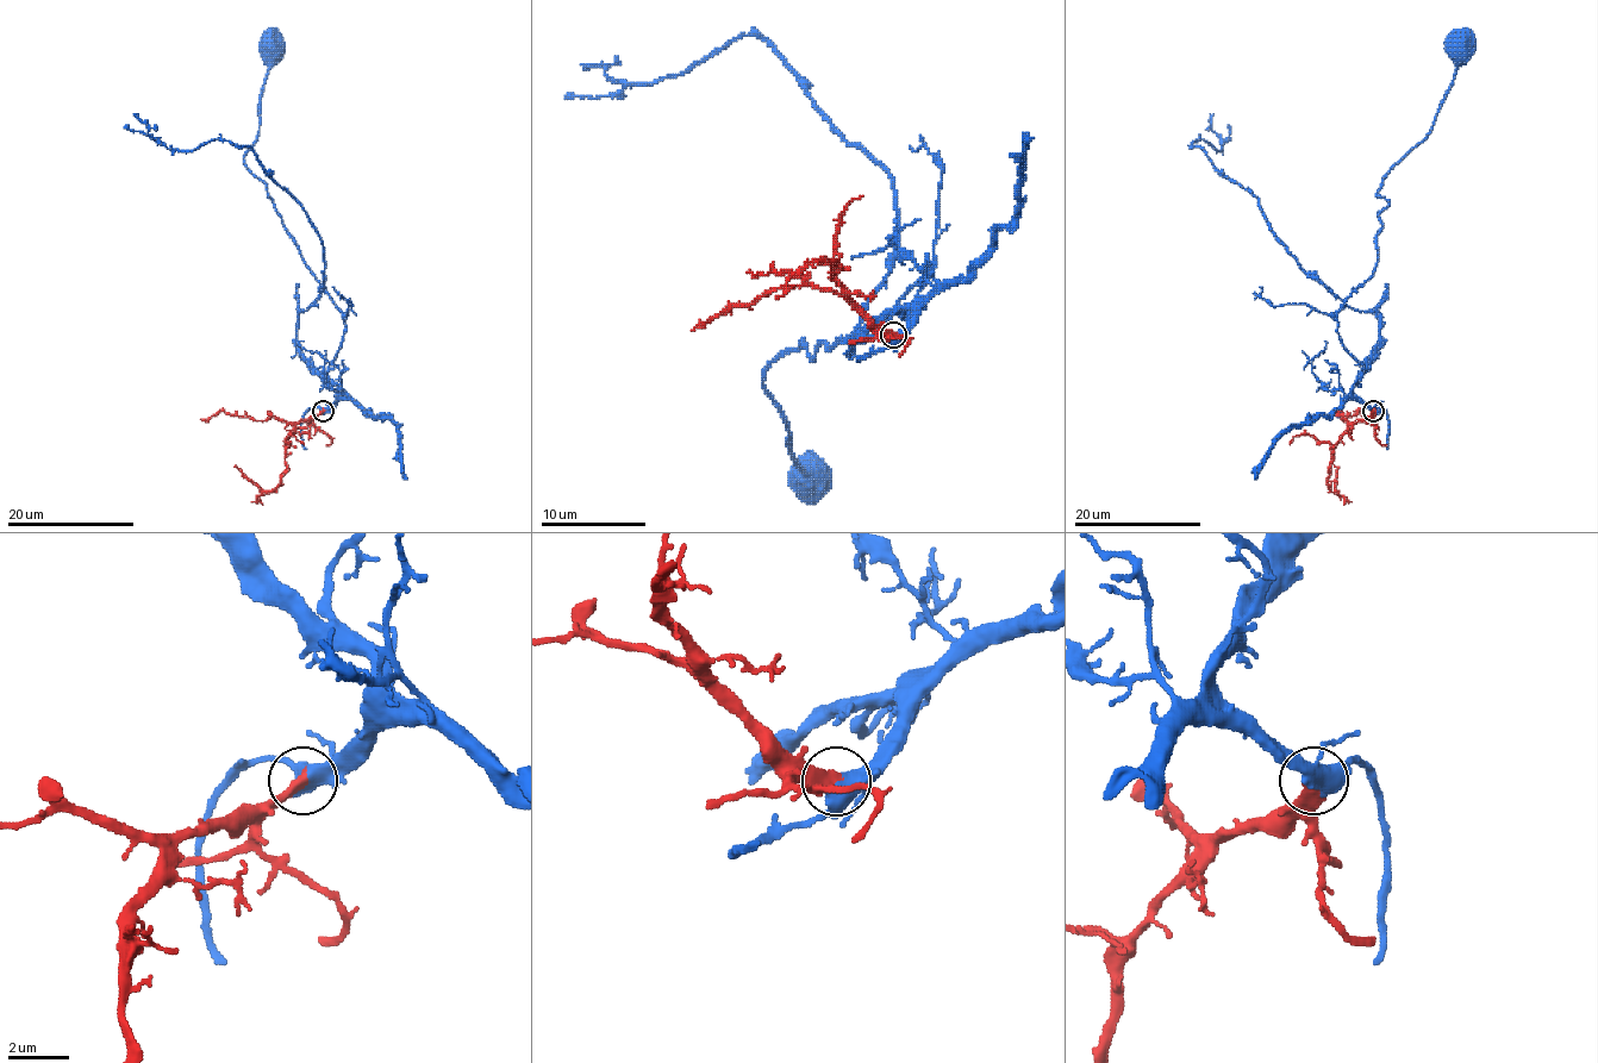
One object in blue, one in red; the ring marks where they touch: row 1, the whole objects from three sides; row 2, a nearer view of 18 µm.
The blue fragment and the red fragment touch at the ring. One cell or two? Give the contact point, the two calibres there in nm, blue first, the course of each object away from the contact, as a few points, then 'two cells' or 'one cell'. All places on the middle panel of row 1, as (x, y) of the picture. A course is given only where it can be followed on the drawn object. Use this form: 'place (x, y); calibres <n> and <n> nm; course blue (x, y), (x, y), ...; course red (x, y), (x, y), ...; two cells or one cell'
place (893, 335); calibres 500 and 460 nm; course blue (894, 336), (931, 275), (865, 341), (823, 343), (812, 358), (801, 343), (765, 371), (791, 456), (812, 480); course red (894, 336), (860, 312), (834, 275), (834, 264), (815, 258), (791, 271), (747, 271); one cell

